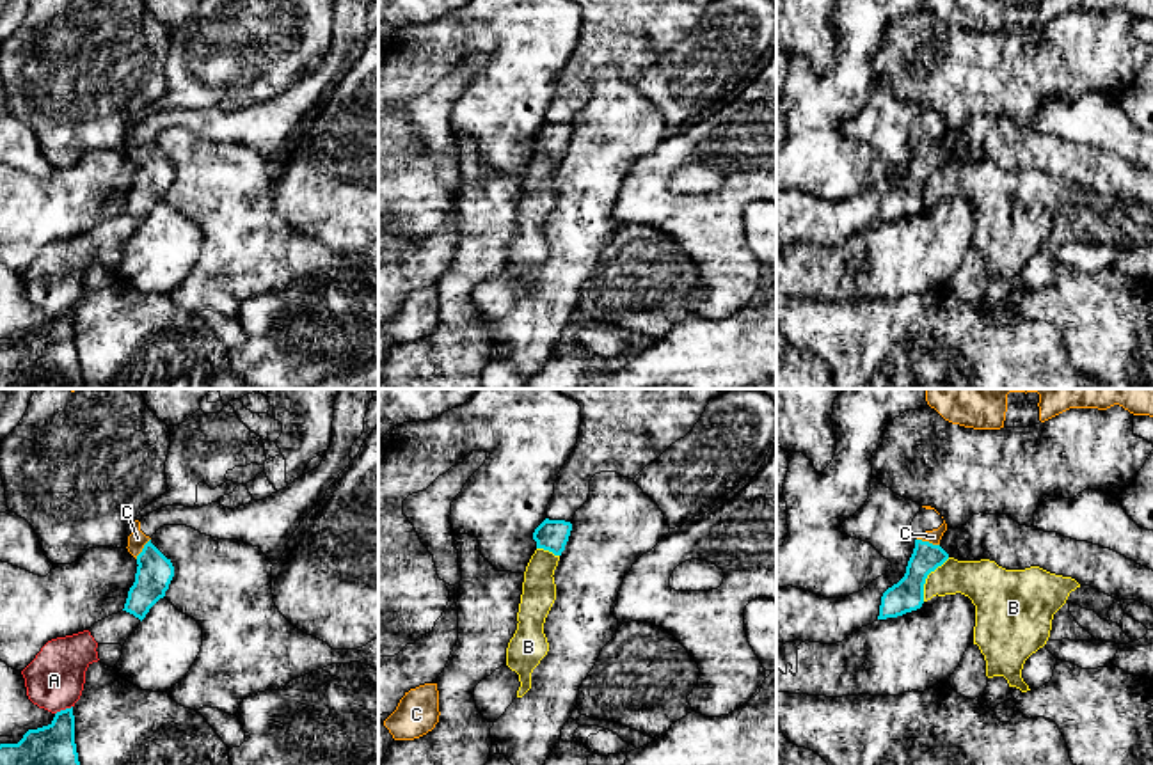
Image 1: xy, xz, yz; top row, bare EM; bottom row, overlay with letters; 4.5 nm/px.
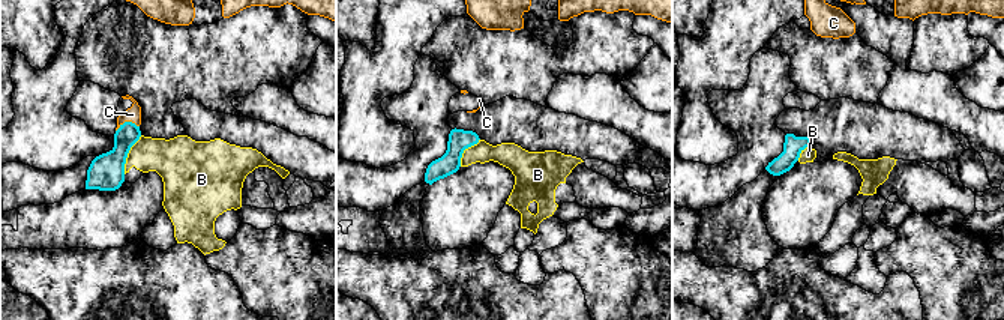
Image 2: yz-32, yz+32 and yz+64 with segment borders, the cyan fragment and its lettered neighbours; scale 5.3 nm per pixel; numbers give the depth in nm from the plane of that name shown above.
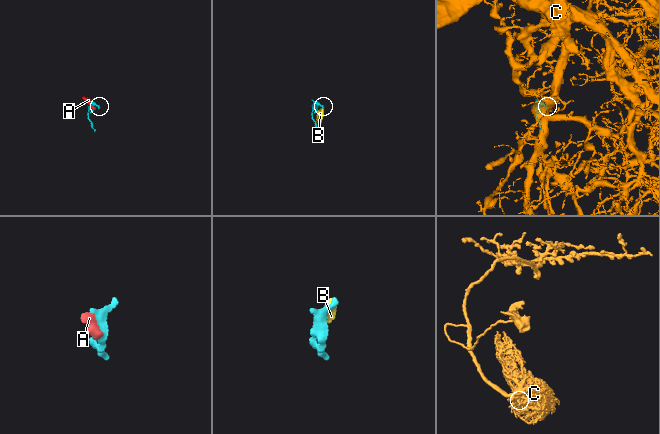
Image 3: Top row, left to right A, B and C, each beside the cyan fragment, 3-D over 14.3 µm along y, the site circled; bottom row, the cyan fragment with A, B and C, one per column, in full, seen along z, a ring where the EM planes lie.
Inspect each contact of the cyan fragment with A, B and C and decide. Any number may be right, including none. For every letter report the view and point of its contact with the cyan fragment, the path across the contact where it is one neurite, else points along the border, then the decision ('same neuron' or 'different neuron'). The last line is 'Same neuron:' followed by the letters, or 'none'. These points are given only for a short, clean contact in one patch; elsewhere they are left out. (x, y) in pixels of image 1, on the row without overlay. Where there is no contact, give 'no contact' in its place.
A: contact xy (63, 313); different neuron
B: contact yz (926, 180); border yz (949, 160), (928, 178), (922, 203); different neuron
C: contact yz (928, 144); way yz (908, 196), (928, 144), (933, 139); same neuron
Same neuron: C

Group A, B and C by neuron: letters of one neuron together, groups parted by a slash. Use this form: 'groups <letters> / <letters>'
groups A B / C

